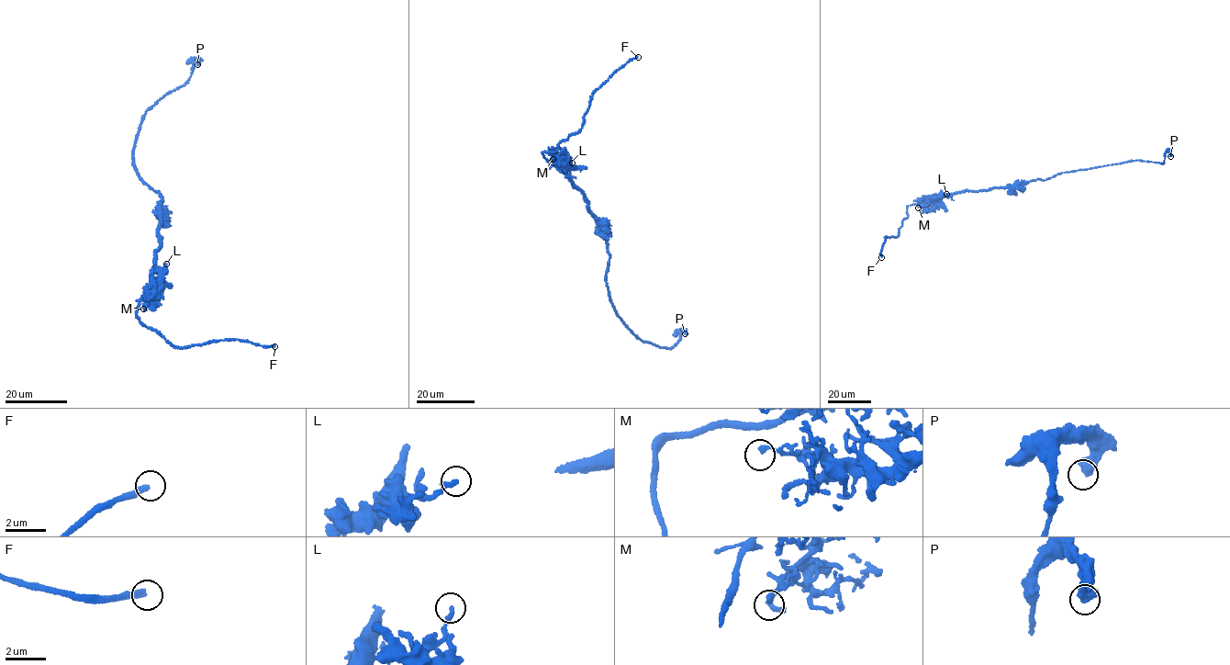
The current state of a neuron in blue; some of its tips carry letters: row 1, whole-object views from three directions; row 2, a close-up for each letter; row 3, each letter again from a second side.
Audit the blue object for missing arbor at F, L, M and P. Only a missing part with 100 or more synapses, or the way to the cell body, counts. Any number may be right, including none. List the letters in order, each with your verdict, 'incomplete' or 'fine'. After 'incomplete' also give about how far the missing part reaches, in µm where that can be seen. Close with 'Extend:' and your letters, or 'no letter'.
F: incomplete; missing 9 µm
L: fine
M: fine
P: fine
Extend: F

